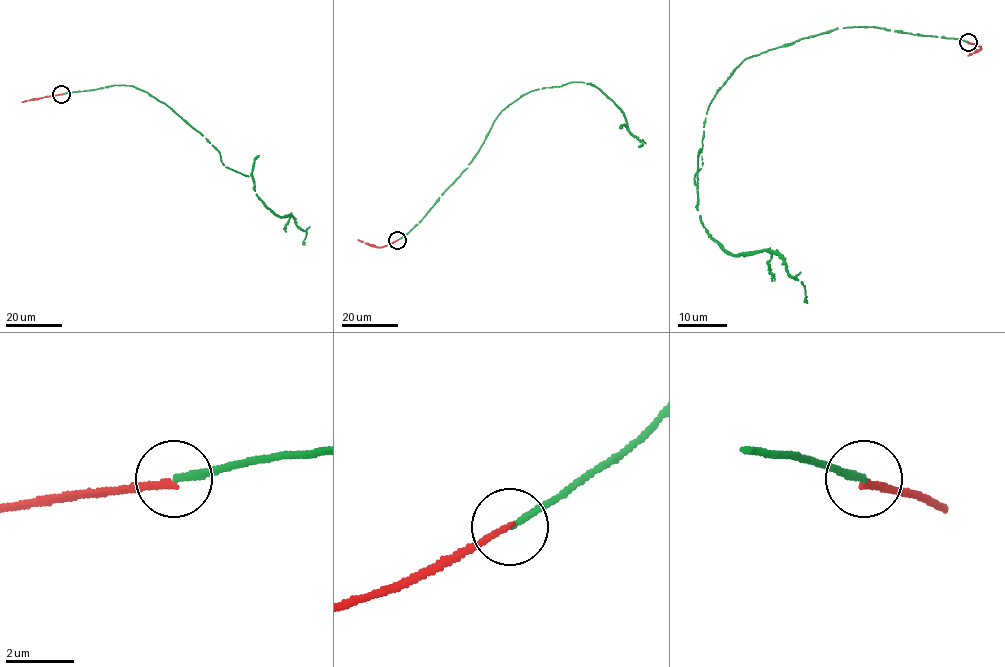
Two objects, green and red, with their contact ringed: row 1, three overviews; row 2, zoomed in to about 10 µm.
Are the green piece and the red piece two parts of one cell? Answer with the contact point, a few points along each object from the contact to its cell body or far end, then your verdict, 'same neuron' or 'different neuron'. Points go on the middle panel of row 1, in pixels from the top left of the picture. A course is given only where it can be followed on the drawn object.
at (397, 240); green runs (397, 240), (467, 168), (500, 113), (530, 91), (590, 83), (623, 113), (640, 147); red runs (397, 240), (379, 247), (358, 240); different neuron

